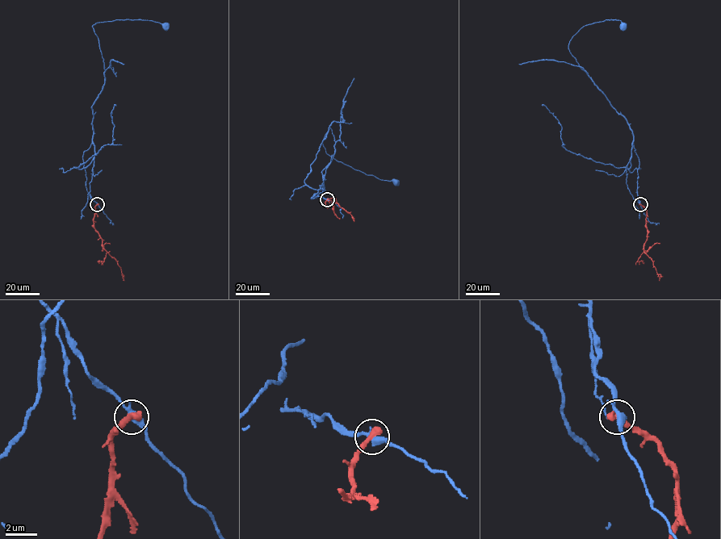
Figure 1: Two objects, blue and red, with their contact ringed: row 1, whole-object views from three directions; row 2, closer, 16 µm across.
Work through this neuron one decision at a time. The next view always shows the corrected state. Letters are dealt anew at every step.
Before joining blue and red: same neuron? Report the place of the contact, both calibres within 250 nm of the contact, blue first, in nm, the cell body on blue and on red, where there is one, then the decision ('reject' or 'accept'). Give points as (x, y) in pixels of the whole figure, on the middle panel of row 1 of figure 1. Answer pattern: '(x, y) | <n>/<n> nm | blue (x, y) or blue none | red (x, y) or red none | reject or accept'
(327, 199) | 380/440 nm | blue (396, 182) | red none | reject

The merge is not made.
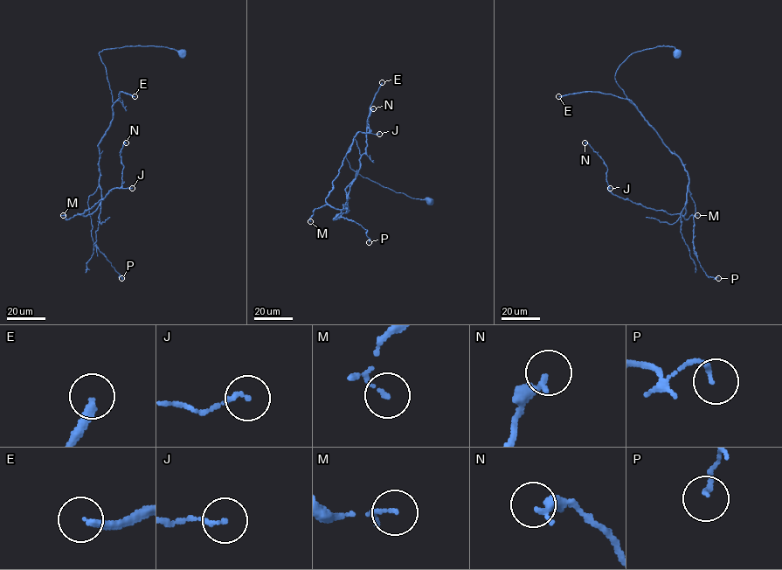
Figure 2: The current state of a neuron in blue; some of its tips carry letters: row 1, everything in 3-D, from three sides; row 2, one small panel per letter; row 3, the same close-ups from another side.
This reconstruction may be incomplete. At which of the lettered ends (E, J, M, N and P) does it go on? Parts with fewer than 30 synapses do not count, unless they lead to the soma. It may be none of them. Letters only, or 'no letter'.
E

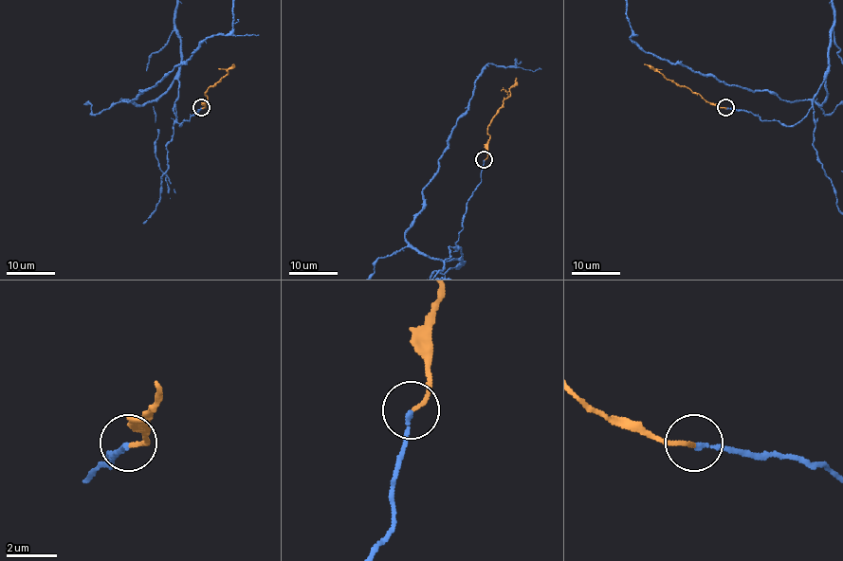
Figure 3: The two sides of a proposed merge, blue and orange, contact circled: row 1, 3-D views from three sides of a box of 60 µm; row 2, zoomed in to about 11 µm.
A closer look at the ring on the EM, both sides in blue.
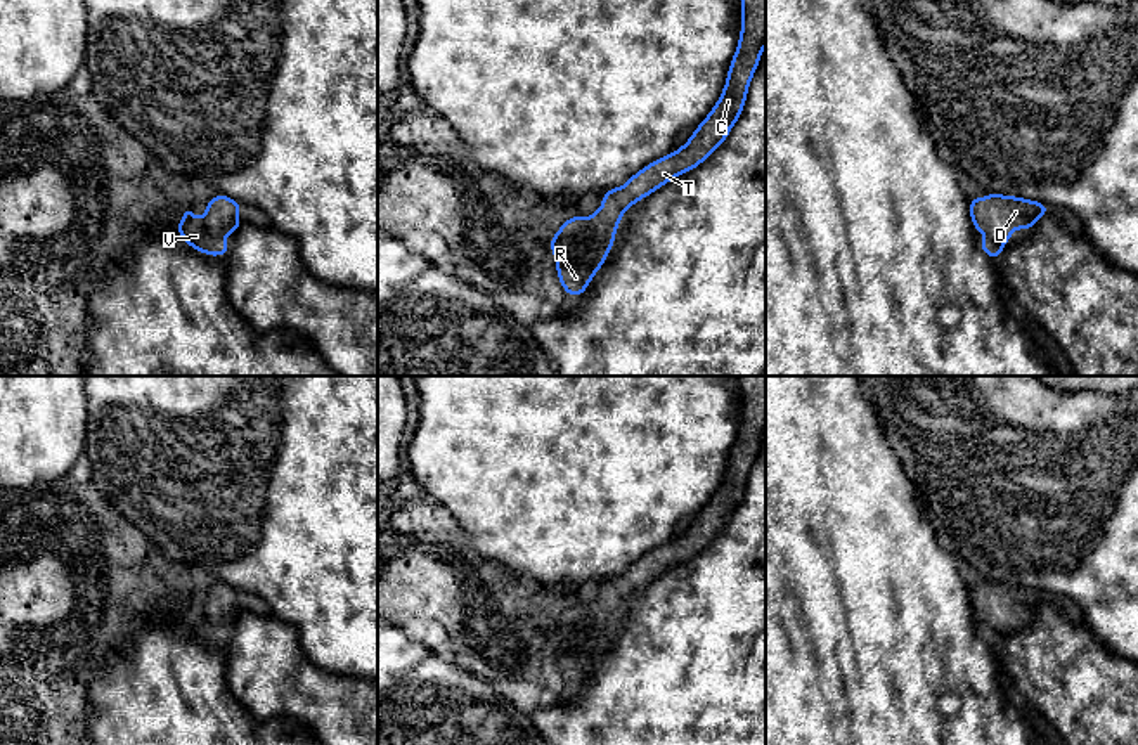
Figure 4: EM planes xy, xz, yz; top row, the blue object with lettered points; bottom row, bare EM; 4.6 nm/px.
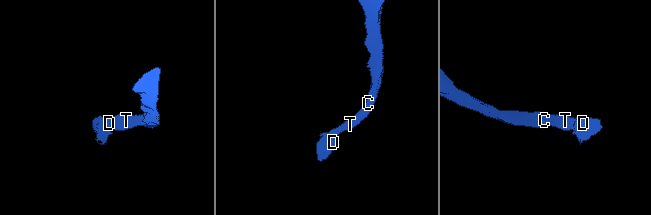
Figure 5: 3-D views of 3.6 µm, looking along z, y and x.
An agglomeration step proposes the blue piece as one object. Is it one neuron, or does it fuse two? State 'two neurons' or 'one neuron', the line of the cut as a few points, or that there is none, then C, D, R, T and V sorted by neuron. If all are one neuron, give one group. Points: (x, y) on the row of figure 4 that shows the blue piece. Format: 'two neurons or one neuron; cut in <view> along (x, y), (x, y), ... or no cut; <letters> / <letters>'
one neuron; no cut; C D R T V

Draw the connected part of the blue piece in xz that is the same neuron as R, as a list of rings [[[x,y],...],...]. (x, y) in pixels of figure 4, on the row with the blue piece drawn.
[[[741,0],[741,31],[727,80],[717,104],[696,126],[689,140],[632,175],[622,187],[603,192],[603,204],[589,218],[568,218],[549,243],[556,272],[566,295],[580,296],[603,267],[622,215],[674,177],[703,163],[738,121],[750,81],[766,47],[766,0]]]

